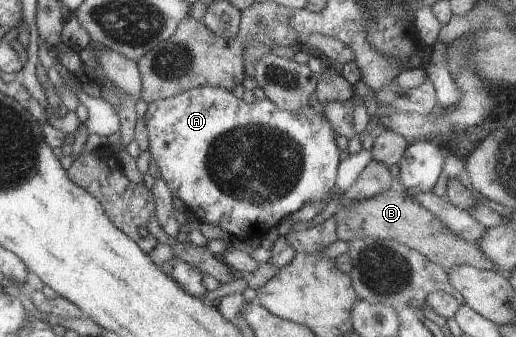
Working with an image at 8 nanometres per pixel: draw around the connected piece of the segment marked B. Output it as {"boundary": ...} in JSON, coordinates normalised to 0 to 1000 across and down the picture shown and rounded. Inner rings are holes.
{"boundary":[[[766,552],[748,570],[734,570],[729,582],[678,596],[661,617],[655,611],[645,644],[649,665],[655,665],[655,682],[649,685],[655,688],[653,706],[659,712],[674,718],[705,703],[760,709],[812,748],[860,801],[884,786],[911,786],[924,798],[957,807],[963,801],[963,792],[957,792],[934,754],[921,718],[903,718],[872,688],[828,617],[822,617],[787,567]]]}

